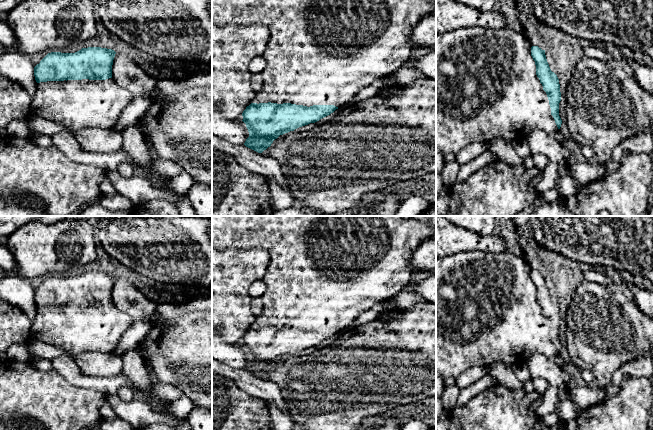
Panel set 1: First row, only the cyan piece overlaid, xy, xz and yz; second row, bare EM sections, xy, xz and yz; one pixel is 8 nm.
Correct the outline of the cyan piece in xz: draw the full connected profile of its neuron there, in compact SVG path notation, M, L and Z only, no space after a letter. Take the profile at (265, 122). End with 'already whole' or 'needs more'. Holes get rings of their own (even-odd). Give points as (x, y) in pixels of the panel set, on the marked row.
M212 0L212 22L216 25L249 26L260 23L269 28L270 39L267 43L263 58L266 67L261 72L263 87L255 93L253 102L243 111L243 122L249 132L244 145L258 153L271 146L280 135L295 129L315 123L330 115L336 109L352 103L354 96L362 88L376 80L383 80L410 61L410 51L413 49L411 32L413 27L425 16L436 14L436 5L428 0Z | needs more

